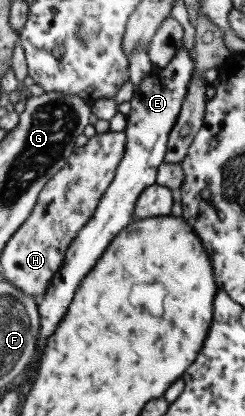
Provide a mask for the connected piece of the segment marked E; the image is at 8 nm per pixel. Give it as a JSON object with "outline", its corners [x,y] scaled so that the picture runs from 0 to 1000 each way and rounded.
{"outline":[[[771,103],[722,118],[722,132],[673,156],[682,171],[612,171],[612,175],[551,212],[531,240],[535,267],[514,276],[518,305],[510,317],[510,368],[478,397],[469,425],[437,450],[380,512],[380,522],[339,541],[314,570],[273,594],[257,642],[216,661],[184,707],[159,719],[163,805],[155,808],[155,849],[118,887],[69,913],[69,938],[90,947],[151,904],[155,861],[180,844],[188,817],[220,800],[249,764],[265,760],[306,697],[322,692],[331,673],[380,647],[396,625],[429,608],[469,567],[518,546],[543,529],[543,507],[567,469],[612,445],[637,440],[649,399],[669,389],[682,368],[690,320],[710,308],[739,267],[747,240],[763,228],[763,212],[792,171],[792,137],[771,125]]]}

